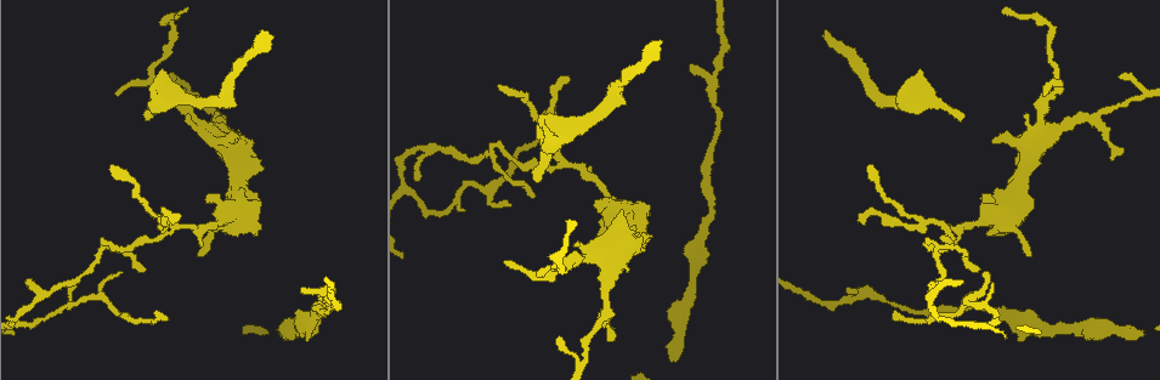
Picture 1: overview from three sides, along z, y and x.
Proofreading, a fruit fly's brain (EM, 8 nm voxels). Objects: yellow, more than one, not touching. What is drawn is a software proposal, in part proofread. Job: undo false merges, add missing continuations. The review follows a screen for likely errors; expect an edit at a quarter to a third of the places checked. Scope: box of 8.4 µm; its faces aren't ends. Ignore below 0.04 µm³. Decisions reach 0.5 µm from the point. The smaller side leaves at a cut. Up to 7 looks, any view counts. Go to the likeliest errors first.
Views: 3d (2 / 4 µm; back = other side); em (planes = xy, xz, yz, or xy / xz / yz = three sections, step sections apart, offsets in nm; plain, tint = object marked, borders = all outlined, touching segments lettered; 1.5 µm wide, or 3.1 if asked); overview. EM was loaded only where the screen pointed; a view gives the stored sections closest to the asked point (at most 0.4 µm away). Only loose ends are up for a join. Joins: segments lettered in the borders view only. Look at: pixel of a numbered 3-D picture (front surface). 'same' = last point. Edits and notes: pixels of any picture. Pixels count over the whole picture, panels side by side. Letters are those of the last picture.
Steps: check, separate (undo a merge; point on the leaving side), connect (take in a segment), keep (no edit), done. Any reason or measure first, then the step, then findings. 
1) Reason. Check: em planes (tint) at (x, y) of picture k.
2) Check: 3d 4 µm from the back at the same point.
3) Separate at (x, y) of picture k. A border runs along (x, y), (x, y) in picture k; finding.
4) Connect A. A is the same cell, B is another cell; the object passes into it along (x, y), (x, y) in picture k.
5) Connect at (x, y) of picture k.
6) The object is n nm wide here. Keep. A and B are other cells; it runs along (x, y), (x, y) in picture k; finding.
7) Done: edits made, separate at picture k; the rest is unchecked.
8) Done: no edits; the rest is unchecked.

End of a long branch. Check: 3d 2 µm at (274, 36) of picture 1.

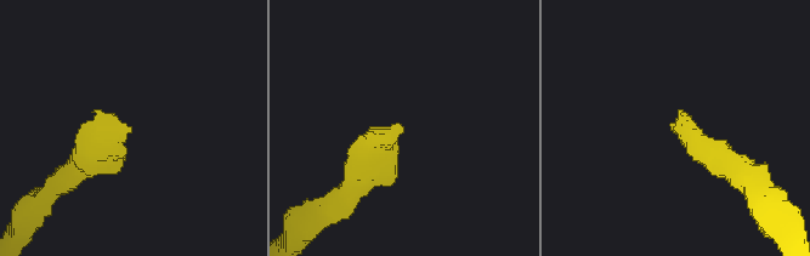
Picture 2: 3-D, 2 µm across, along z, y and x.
Check: em planes (plain) at (128, 128) of picture 2.

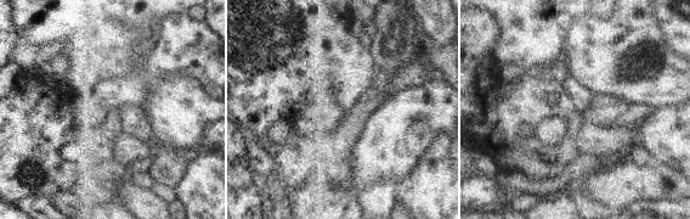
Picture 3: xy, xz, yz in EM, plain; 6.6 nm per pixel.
Check: em planes (borders) at the same point.

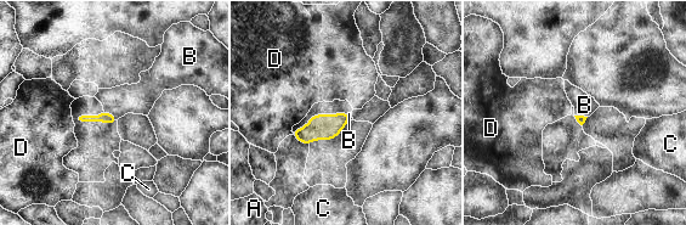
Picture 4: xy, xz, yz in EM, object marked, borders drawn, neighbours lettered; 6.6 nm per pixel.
Connect B. B is the same cell, A, C and D are other cells; the object passes into it along (105, 117), (109, 113), (139, 99) in picture 4; it goes on there.

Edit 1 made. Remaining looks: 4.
Redraw. Check: overview.

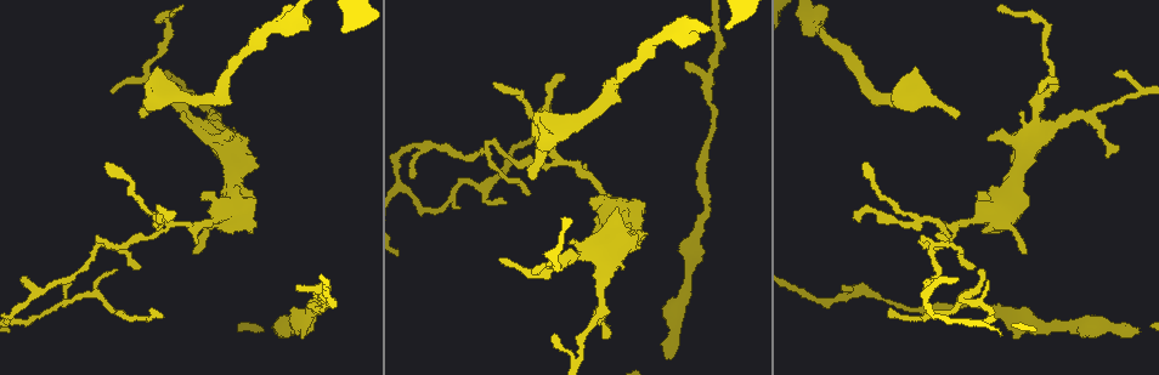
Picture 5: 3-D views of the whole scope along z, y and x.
Stops while still wide. Check: 3d 2 µm at (979, 191) of picture 5.

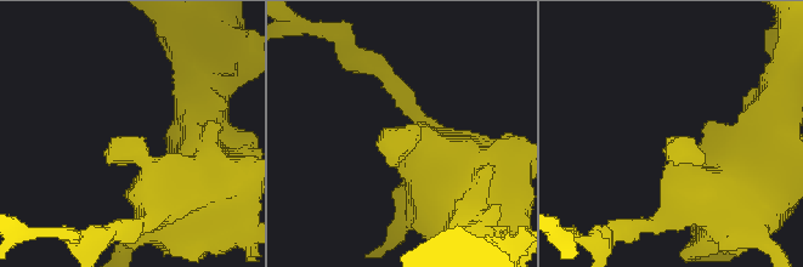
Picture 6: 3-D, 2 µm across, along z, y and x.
Check: em planes (borders) at (111, 140) of picture 6.

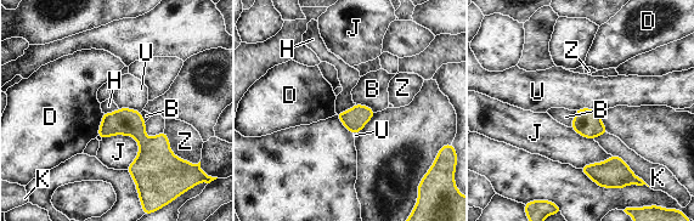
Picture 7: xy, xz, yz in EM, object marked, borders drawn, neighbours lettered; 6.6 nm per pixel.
Keep. B, D, H, J, K, U and Z are other cells; a border runs along (103, 113), (96, 135) in picture 7; none of them fits.

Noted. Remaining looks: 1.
Done: edits made, connect at picture 4; the rest is unchecked.

